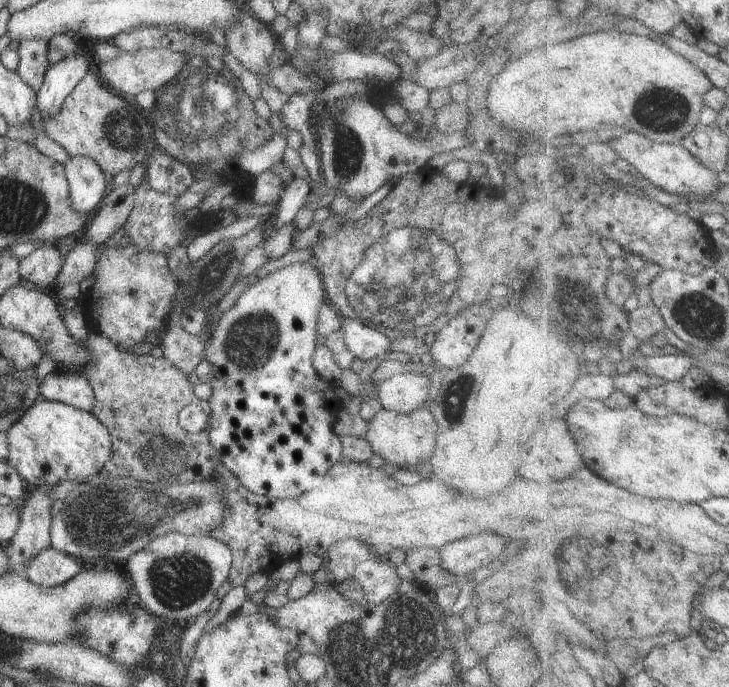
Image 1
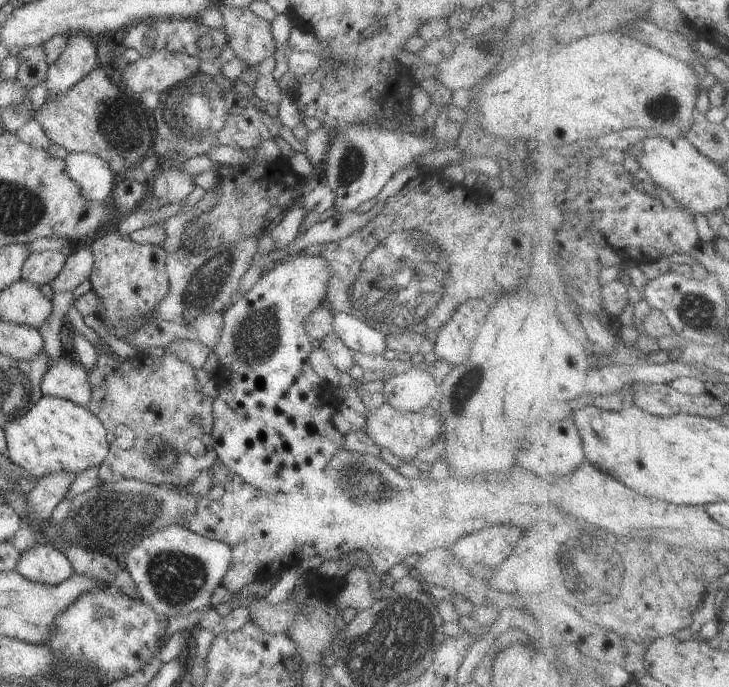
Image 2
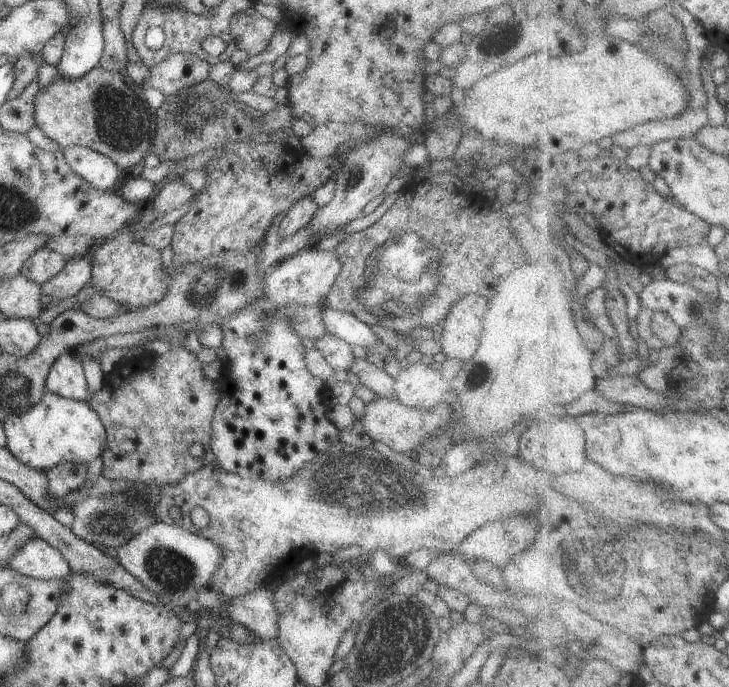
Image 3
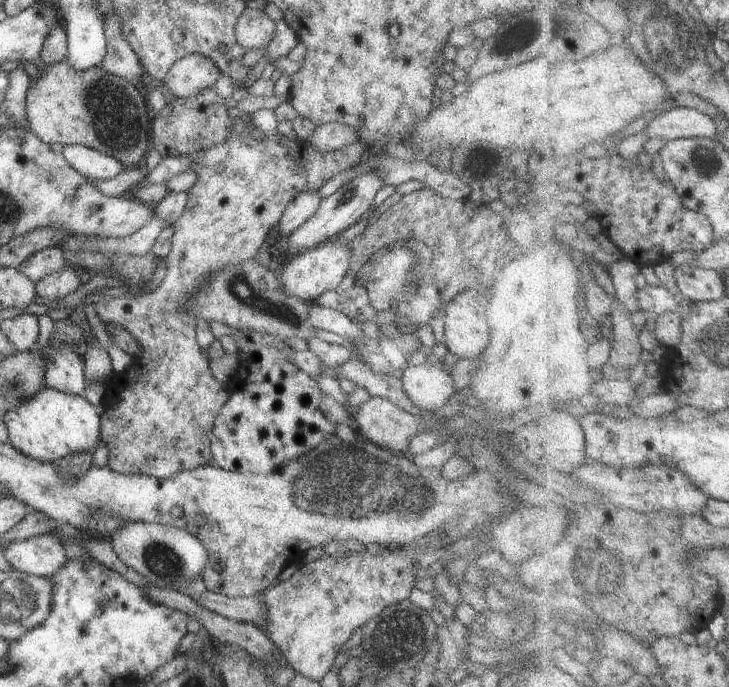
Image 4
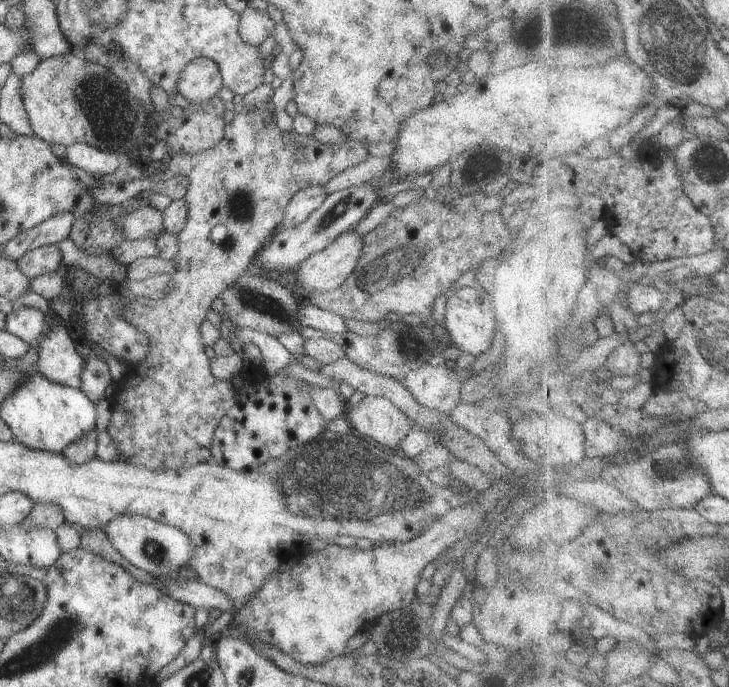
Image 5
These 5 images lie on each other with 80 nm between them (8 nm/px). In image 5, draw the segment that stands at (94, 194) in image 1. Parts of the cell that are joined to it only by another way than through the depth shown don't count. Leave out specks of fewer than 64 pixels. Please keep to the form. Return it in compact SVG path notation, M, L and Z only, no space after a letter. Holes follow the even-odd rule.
M86 143L68 145L65 160L92 175L114 172L124 162L115 152L103 151Z

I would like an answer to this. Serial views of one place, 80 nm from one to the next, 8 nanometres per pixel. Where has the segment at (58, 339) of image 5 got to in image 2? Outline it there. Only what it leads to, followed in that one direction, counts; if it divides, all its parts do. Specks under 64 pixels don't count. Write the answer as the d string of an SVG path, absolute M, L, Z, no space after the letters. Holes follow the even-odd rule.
M69 352L50 364L40 387L44 395L84 406L92 396L91 384L85 368Z

